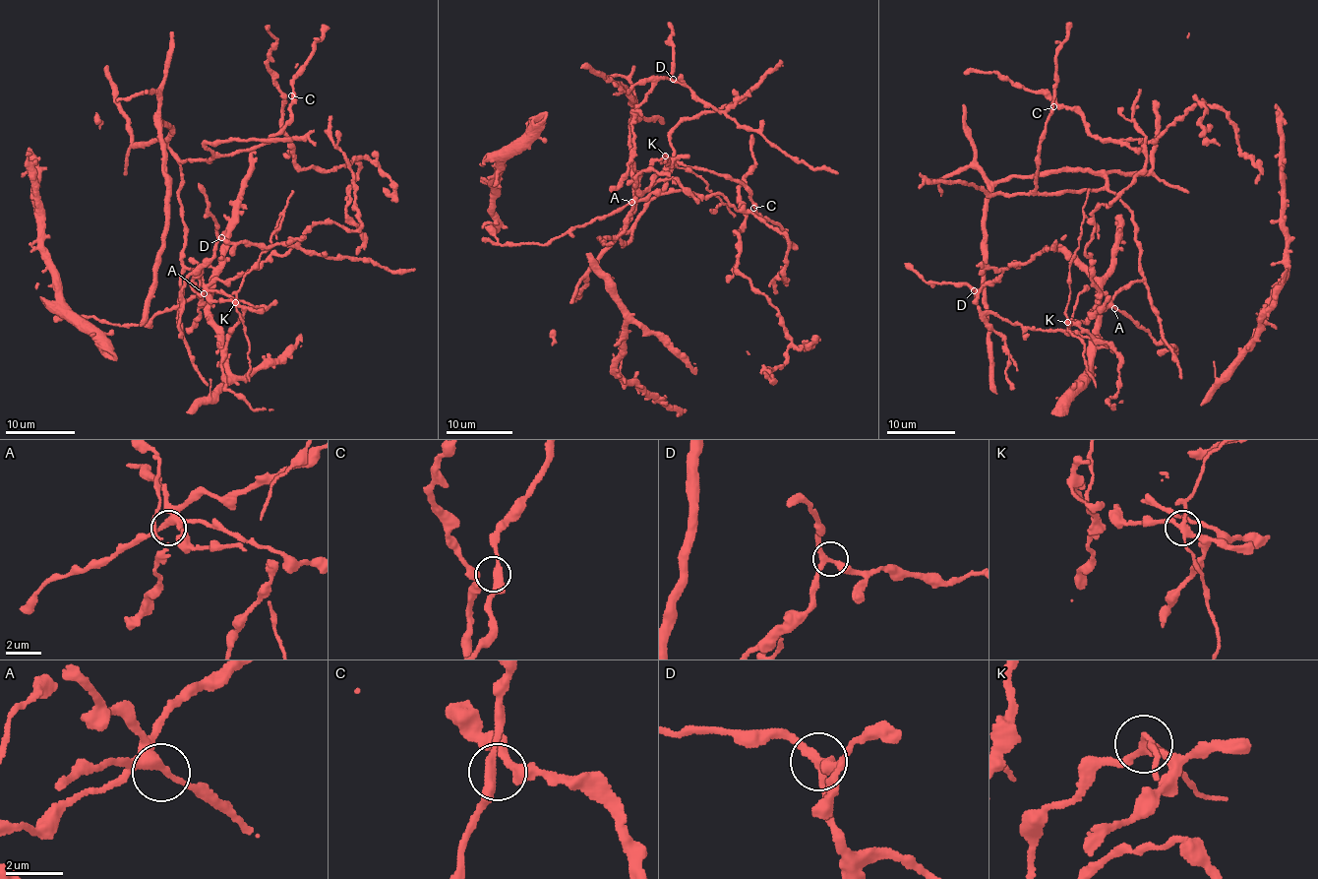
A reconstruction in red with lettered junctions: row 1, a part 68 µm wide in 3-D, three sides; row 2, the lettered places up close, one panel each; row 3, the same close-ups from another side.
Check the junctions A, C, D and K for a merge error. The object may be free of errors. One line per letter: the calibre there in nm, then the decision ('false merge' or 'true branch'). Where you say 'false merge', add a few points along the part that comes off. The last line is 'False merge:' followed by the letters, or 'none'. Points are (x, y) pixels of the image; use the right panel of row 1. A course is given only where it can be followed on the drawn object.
A: 280 nm thick; true branch
C: 280 nm thick; true branch
D: 280 nm thick; true branch
K: 240 nm thick; false merge; foreign part runs (1067, 322), (1069, 263), (1082, 228), (1088, 189)
False merge: K

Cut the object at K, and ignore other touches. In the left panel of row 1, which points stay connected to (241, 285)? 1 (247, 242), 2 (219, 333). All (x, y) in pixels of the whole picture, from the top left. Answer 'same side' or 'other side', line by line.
1: other side
2: other side

